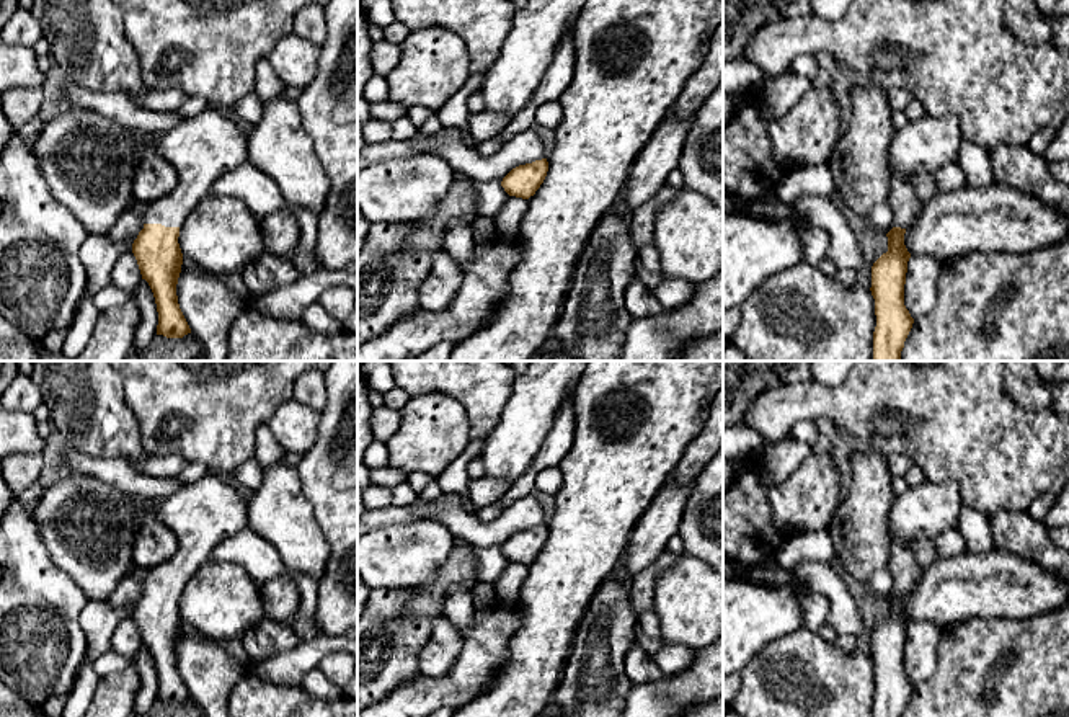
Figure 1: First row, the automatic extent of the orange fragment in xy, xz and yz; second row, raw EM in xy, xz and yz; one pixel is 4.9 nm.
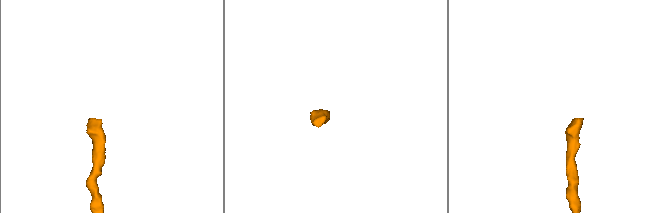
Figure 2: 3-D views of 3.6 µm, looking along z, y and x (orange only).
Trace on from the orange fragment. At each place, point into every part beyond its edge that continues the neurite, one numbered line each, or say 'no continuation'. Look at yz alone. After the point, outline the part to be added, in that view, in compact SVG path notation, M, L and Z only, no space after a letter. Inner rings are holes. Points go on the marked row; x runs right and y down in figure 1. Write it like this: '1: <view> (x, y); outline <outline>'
1: yz (924, 146); outline M925 114L894 131L888 152L888 204L894 216L893 227L907 229L920 212L911 180L958 162L963 142L961 122L951 114Z

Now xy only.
1: xy (88, 162); outline M65 108L51 116L29 145L41 162L41 173L52 198L80 220L86 235L106 235L127 211L135 150L145 139L178 171L176 188L144 211L145 224L181 229L188 214L209 194L211 186L250 157L248 134L214 108L165 132L142 132L124 127L93 109Z

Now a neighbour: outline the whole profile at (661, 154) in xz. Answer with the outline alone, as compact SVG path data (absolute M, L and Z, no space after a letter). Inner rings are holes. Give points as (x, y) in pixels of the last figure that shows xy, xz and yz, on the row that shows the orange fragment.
M697 111L681 119L669 113L648 139L632 163L622 191L625 216L633 214L650 201L666 185L668 175L679 167L685 136L695 114Z

